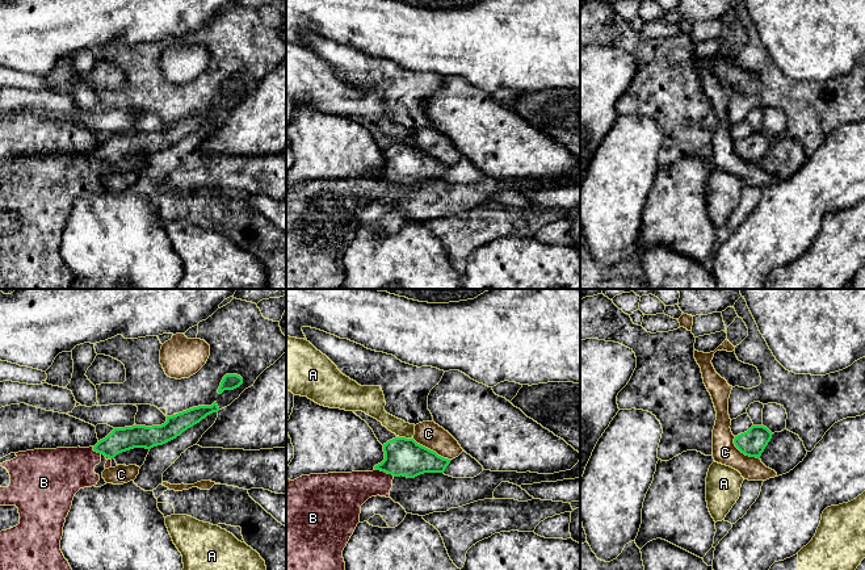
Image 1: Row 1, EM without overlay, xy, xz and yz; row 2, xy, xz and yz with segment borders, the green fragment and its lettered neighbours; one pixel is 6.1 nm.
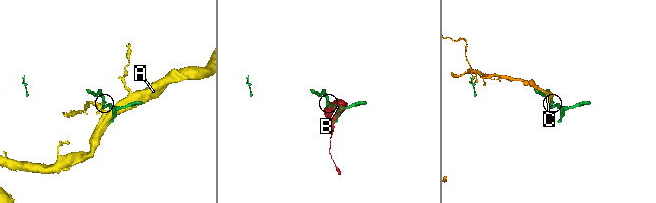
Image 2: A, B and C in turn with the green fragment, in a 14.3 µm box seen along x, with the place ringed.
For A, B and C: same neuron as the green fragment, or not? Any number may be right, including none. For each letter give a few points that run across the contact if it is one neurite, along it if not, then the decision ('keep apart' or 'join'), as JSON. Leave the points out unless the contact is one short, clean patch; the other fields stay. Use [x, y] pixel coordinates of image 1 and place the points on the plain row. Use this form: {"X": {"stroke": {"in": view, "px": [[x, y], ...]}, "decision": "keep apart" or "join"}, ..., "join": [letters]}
{"A": {"stroke": {"in": "xz", "px": [[399, 142], [412, 145]]}, "decision": "keep apart"}, "B": {"decision": "keep apart"}, "C": {"decision": "keep apart"}, "join": []}

